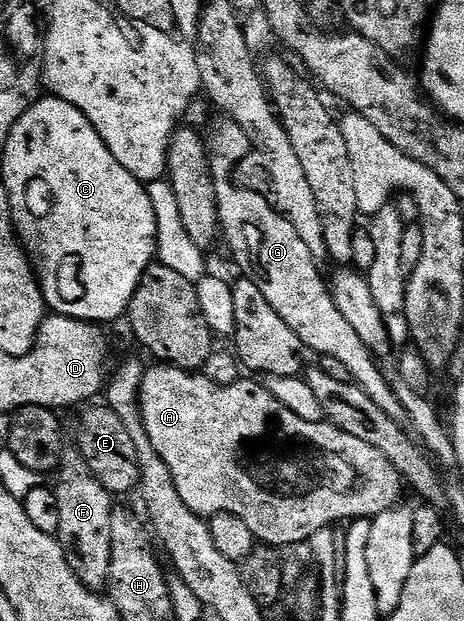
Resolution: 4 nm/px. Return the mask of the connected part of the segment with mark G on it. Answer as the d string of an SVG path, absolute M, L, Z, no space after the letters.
M224 115L218 116L218 118L213 125L213 134L207 137L210 156L209 170L213 172L219 229L223 234L223 241L225 237L226 243L229 244L229 249L233 252L238 267L245 272L242 274L248 280L253 281L255 287L259 287L259 291L263 291L263 299L267 299L267 303L271 303L271 307L275 307L275 315L279 315L279 319L283 319L283 323L287 323L287 327L291 327L291 331L295 331L295 335L308 352L310 349L311 352L317 353L316 355L321 357L341 360L347 367L347 371L351 371L352 384L359 386L367 395L367 399L371 399L371 403L375 403L375 407L379 407L379 411L386 413L392 421L404 422L406 420L404 407L396 397L390 378L385 378L384 373L377 367L378 358L368 349L367 344L359 339L355 328L347 323L342 312L339 311L339 307L336 306L335 299L330 293L330 286L327 284L326 278L321 278L321 273L317 270L318 258L313 256L307 243L303 243L303 239L299 239L295 227L291 227L288 219L282 213L277 212L271 203L267 203L267 199L263 195L259 195L251 187L246 187L244 184L242 184L243 186L236 185L233 182L233 172L236 171L237 164L248 153L251 153L251 146L243 127L239 127L239 123L235 123L230 117Z

